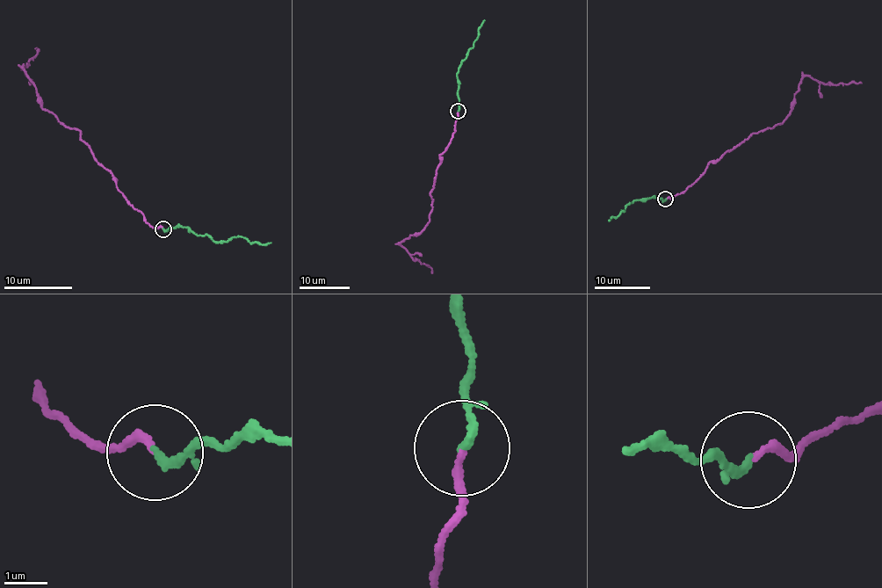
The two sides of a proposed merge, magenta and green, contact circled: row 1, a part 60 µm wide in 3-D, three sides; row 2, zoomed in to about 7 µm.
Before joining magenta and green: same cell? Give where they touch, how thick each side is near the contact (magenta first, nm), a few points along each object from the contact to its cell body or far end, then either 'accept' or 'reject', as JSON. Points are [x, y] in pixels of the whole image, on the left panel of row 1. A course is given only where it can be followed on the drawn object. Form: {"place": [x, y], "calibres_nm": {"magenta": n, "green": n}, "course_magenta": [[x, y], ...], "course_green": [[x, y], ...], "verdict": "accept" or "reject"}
{"place": [162, 228], "calibres_nm": {"magenta": 170, "green": 120}, "course_magenta": [[163, 229], [144, 221], [78, 130], [43, 106], [22, 68], [36, 57], [34, 47]], "course_green": [[163, 229], [180, 226], [223, 242], [236, 236], [252, 243], [271, 242]], "verdict": "accept"}

